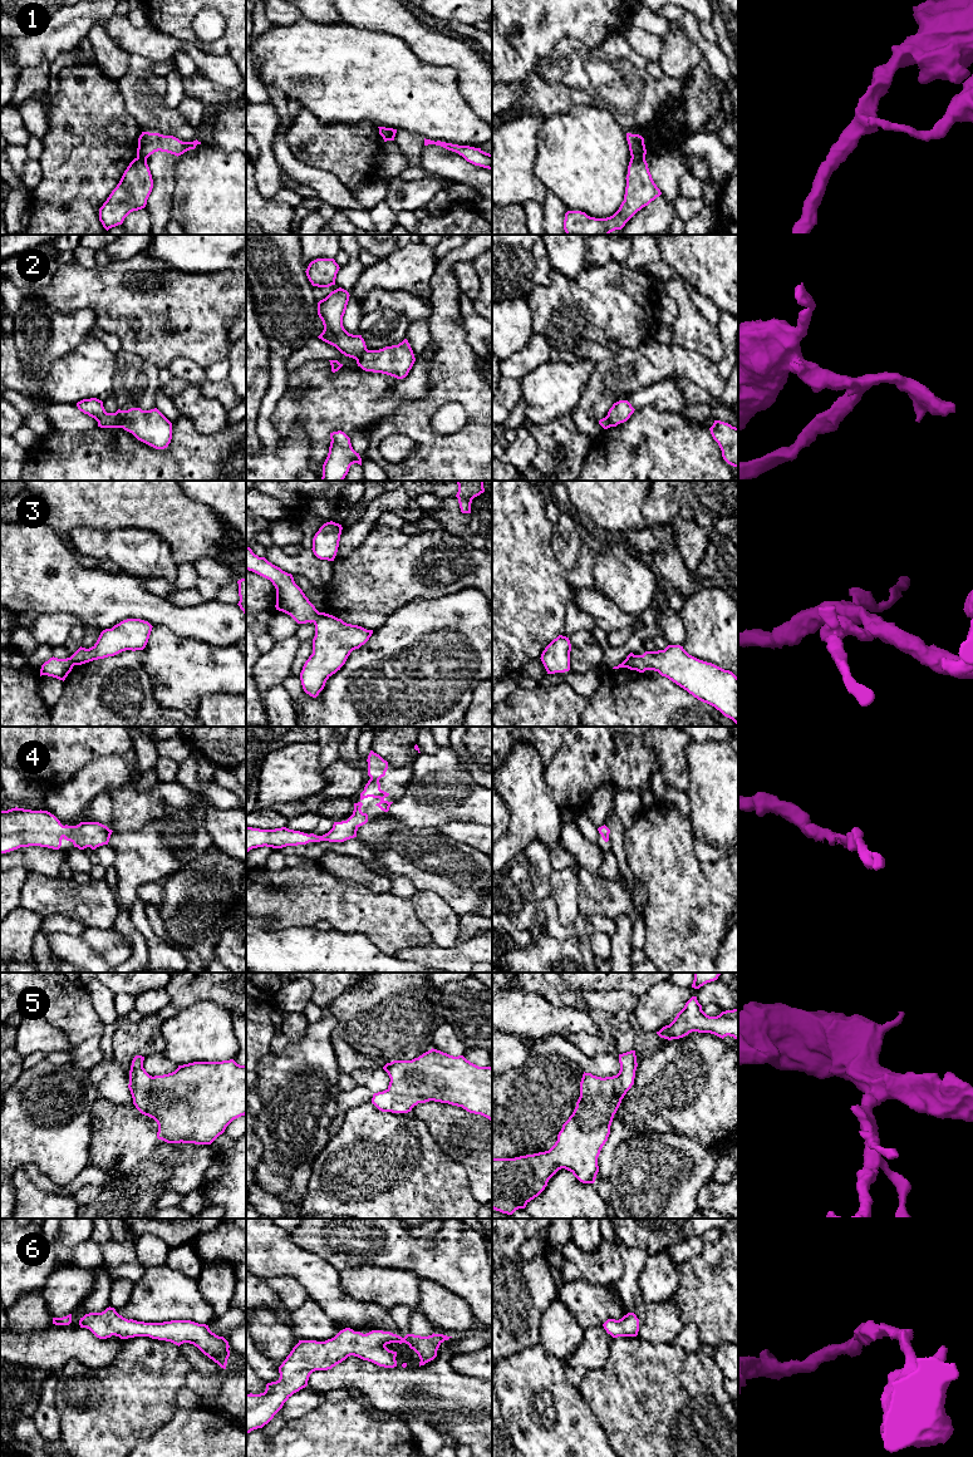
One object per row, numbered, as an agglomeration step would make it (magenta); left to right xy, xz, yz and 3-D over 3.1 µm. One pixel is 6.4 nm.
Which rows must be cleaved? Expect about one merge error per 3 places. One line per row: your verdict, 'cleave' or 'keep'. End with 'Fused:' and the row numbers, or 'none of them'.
1: cleave
2: cleave
3: cleave
4: keep
5: keep
6: keep
Fused: 1, 2, 3

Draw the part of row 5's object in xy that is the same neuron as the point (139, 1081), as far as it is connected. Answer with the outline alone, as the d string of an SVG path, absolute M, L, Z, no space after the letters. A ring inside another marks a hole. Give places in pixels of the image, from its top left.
M136 1055L129 1070L129 1084L133 1104L144 1116L158 1124L157 1138L167 1143L211 1145L236 1118L246 1114L246 1065L234 1059L222 1062L193 1062L168 1074L149 1075L143 1068L144 1057Z

